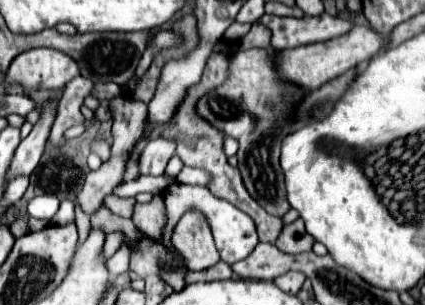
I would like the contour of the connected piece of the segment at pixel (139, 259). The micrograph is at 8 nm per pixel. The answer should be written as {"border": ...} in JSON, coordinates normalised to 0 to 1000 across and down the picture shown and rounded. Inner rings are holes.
{"border":[[[336,770],[327,816],[308,830],[308,869],[304,882],[318,889],[327,908],[346,908],[346,902],[374,902],[374,875],[369,875],[369,849],[393,849],[402,862],[402,843],[388,836],[388,810],[379,803],[379,790],[355,790],[351,777]]]}

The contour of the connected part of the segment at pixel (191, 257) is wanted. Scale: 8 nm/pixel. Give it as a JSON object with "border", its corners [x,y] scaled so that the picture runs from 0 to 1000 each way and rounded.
{"border":[[[464,692],[435,698],[407,764],[407,803],[435,843],[435,875],[445,889],[473,889],[511,862],[511,816],[501,784],[473,770],[496,770],[482,711],[473,711]]]}

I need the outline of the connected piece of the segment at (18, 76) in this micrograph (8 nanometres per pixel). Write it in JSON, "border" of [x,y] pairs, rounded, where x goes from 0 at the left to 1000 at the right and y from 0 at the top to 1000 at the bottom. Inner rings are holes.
{"border":[[[73,161],[31,193],[16,266],[59,292],[148,292],[186,226],[153,174],[129,161]]]}

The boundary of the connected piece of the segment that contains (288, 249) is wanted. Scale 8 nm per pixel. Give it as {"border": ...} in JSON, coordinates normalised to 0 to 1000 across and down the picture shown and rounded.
{"border":[[[699,718],[699,725],[666,744],[661,777],[652,784],[652,816],[661,816],[666,830],[699,836],[699,830],[732,823],[736,797],[741,797],[741,784],[718,757],[713,718]]]}

